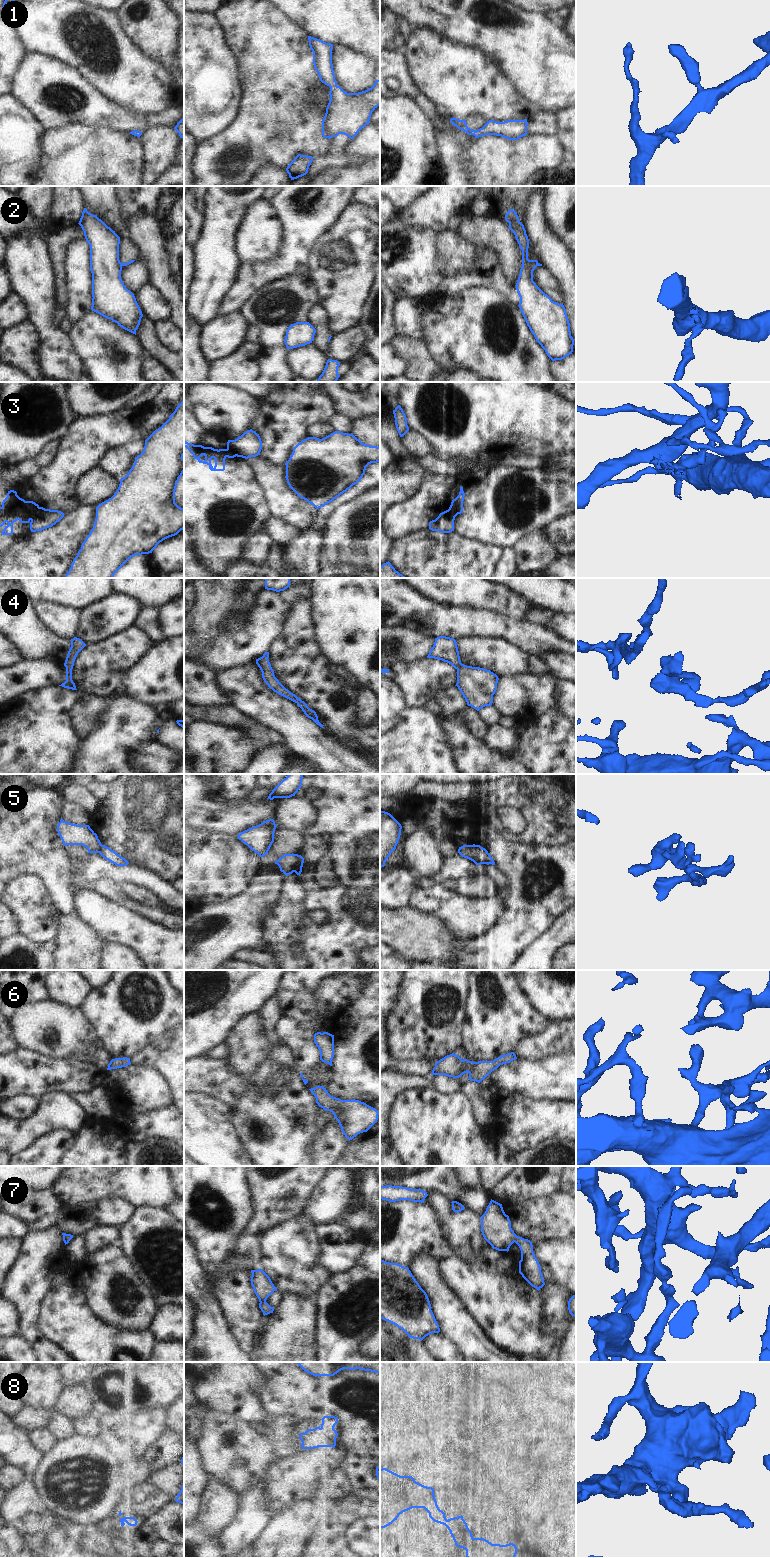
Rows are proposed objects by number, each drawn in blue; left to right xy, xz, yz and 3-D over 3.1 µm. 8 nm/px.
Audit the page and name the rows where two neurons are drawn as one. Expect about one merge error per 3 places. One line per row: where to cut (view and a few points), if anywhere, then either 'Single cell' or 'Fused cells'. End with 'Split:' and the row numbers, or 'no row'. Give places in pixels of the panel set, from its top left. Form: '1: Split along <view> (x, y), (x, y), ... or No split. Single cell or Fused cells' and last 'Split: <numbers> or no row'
1: No split. Single cell
2: Split along yz (523, 249), (523, 261), (532, 262), (537, 265). Fused cells
3: Split along xy (39, 507), (38, 514), (31, 520). Fused cells
4: No split. Single cell
5: Split along xz (297, 854), (297, 864), (293, 871). Fused cells
6: No split. Single cell
7: No split. Single cell
8: No split. Single cell
Split: 2, 3, 5.

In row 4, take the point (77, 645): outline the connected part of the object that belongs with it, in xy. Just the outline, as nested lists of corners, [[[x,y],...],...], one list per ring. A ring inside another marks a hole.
[[[79,638],[71,639],[71,647],[68,651],[64,666],[66,667],[66,681],[59,686],[64,688],[77,690],[75,683],[72,680],[72,669],[78,653],[86,646],[86,644]]]

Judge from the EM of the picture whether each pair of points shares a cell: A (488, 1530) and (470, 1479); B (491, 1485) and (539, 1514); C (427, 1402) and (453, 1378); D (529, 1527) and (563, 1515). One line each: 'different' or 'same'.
A: different
B: different
C: same
D: different

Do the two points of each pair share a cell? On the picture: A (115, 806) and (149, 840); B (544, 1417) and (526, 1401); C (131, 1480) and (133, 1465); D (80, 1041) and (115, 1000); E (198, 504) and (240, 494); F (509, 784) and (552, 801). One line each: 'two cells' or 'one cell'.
A: one cell
B: one cell
C: one cell
D: two cells
E: one cell
F: one cell

